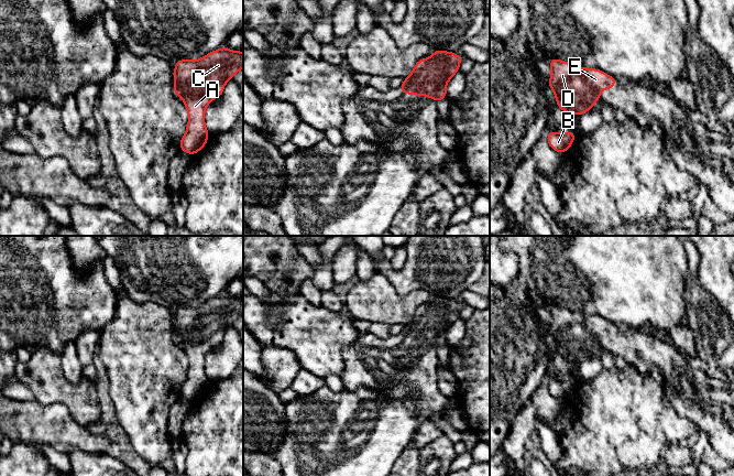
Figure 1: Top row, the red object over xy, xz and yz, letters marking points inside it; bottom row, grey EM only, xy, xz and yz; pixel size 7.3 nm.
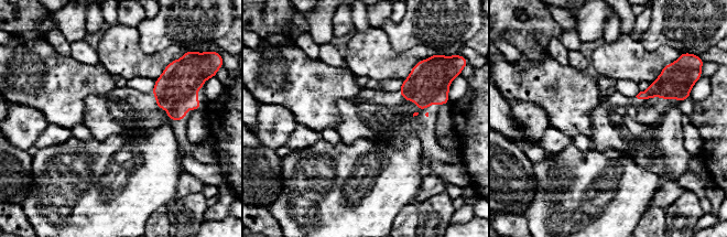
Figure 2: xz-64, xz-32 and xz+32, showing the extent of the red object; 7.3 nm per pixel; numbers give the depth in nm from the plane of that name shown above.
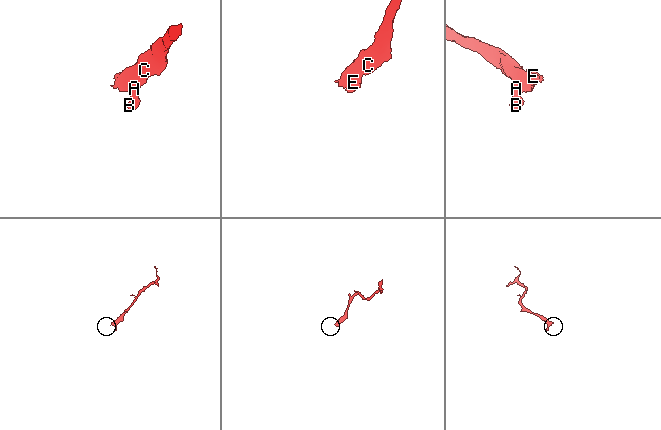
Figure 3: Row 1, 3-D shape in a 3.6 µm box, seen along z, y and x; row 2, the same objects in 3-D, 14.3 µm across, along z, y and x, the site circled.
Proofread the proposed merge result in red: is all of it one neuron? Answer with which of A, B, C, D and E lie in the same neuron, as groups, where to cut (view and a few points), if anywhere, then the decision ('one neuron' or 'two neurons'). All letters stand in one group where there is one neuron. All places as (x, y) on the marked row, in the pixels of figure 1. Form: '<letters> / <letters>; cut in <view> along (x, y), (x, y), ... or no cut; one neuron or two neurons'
A B C D E; no cut; one neuron

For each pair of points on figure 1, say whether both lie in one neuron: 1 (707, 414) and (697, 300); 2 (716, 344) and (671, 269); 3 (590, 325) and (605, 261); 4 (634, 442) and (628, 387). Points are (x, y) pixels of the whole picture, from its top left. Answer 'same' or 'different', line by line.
1: different
2: different
3: different
4: same

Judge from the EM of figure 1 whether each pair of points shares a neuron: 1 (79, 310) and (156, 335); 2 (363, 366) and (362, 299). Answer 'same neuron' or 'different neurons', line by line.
1: different neurons
2: different neurons

